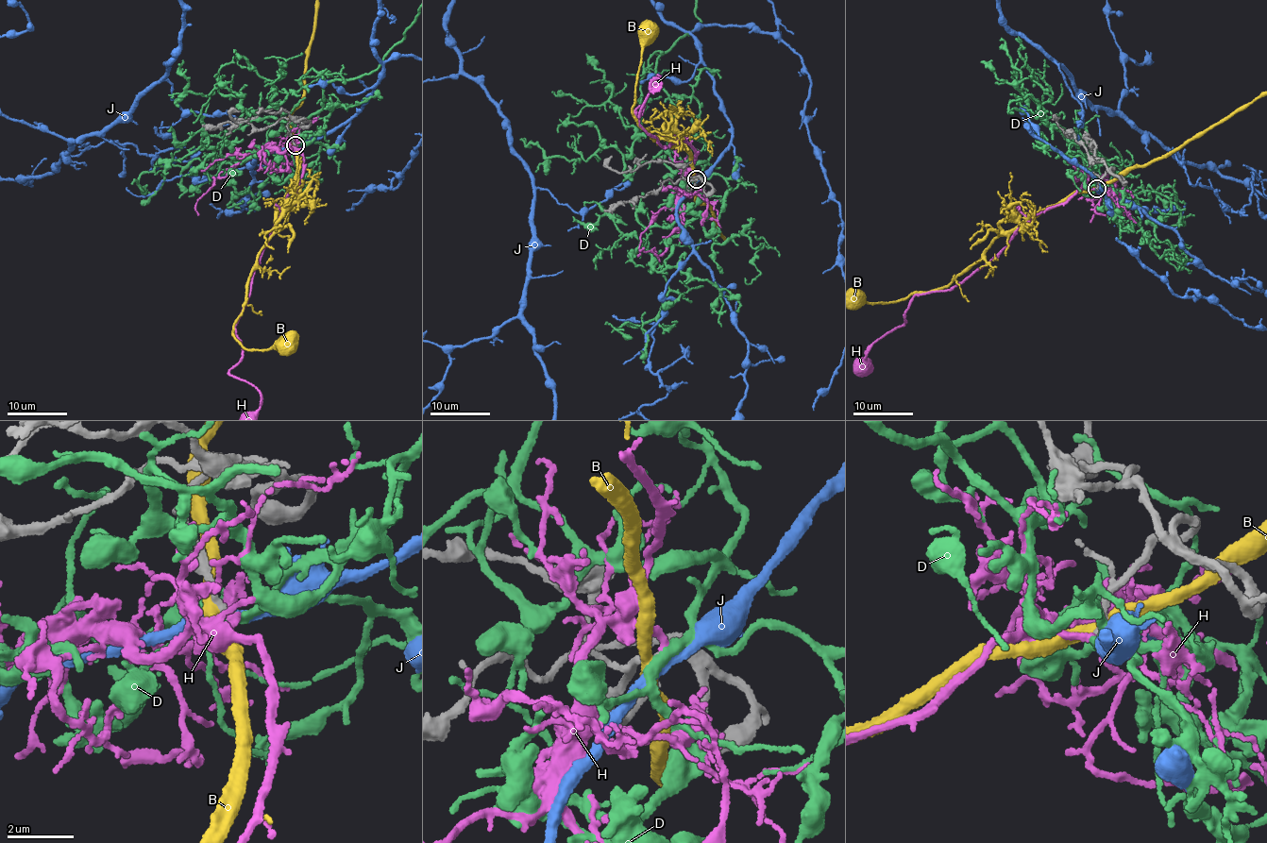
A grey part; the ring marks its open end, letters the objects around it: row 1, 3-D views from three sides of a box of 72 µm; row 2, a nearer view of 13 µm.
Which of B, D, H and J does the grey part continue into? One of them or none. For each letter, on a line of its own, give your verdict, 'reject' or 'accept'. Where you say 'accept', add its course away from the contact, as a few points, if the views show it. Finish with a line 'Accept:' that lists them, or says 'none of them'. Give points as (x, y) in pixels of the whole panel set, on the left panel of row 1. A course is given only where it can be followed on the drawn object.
B: reject
D: reject
H: accept; course (295, 145), (304, 166), (234, 328), (242, 360), (229, 373), (261, 396)
J: reject
Accept: H

